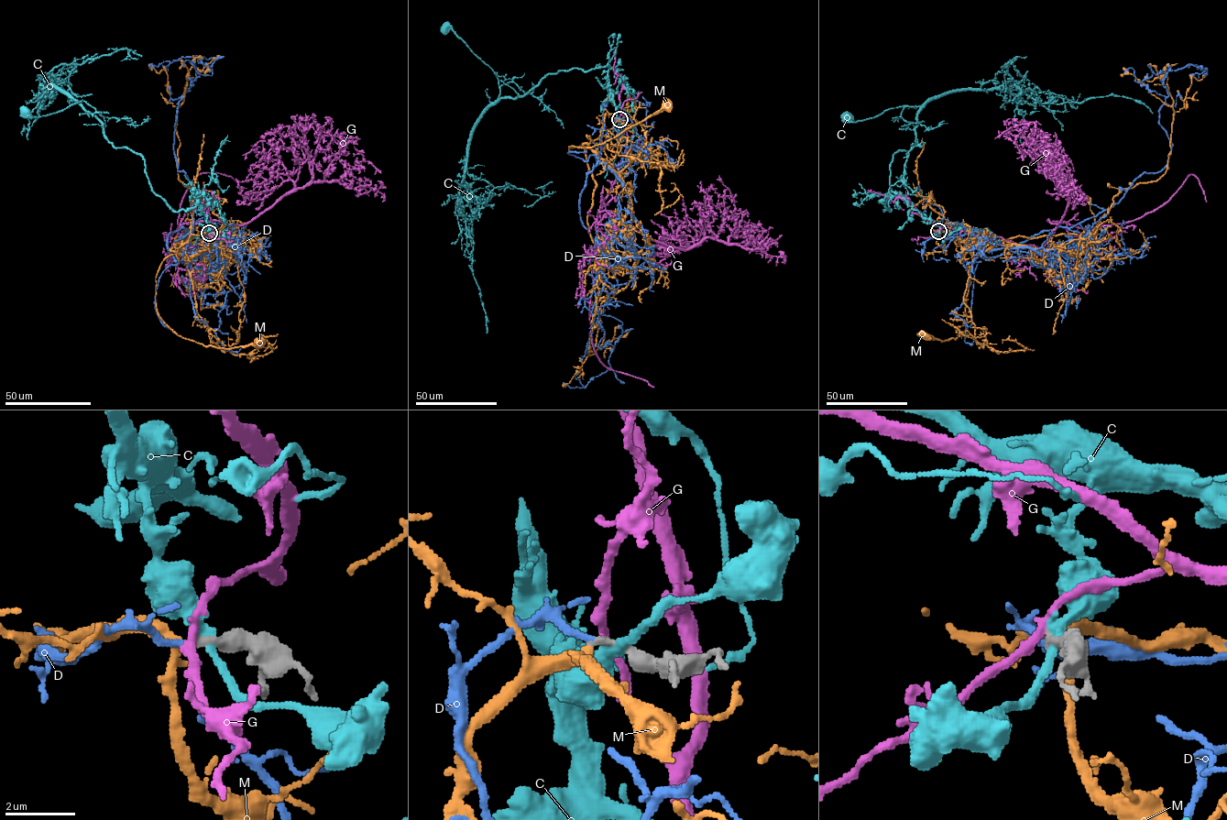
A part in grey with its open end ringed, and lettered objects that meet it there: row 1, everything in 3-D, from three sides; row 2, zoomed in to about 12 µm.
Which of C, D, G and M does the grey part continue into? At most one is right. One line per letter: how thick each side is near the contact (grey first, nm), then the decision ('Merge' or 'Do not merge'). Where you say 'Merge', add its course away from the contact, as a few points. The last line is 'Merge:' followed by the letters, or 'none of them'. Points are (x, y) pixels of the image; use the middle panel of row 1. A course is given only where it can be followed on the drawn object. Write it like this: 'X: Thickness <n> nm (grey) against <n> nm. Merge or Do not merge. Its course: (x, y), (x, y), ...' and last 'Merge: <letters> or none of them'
C: Thickness 400 nm (grey) against 320 nm. Do not merge
D: Thickness 260 nm (grey) against 180 nm. Merge. Its course: (619, 119), (622, 161), (599, 161), (579, 198), (618, 285), (585, 352), (610, 344), (610, 366), (563, 382)
G: Thickness 280 nm (grey) against 260 nm. Do not merge
M: Thickness 260 nm (grey) against 320 nm. Do not merge
Merge: D

